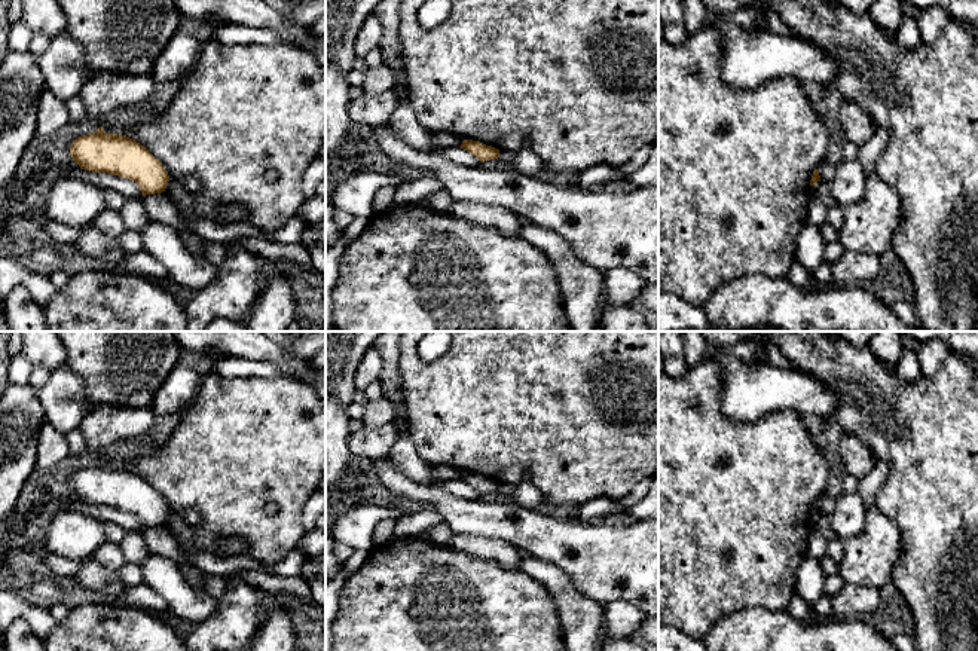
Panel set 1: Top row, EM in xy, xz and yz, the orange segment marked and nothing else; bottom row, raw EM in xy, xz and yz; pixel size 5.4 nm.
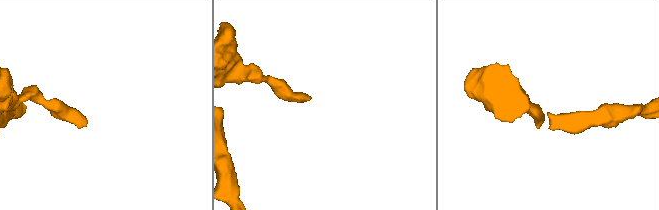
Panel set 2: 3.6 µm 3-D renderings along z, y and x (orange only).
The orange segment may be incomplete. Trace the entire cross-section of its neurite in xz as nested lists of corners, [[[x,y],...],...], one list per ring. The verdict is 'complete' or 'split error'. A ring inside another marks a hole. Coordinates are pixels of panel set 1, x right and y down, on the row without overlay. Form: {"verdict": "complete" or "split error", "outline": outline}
{"verdict": "complete", "outline": [[[464,473],[459,480],[465,482],[471,488],[474,488],[480,495],[499,490],[499,483],[498,482],[495,482],[492,479],[486,479],[480,474]]]}

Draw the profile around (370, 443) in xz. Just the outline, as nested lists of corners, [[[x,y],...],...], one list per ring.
[[[394,424],[386,427],[363,427],[348,435],[348,447],[352,455],[366,459],[386,458],[398,440],[400,434]]]

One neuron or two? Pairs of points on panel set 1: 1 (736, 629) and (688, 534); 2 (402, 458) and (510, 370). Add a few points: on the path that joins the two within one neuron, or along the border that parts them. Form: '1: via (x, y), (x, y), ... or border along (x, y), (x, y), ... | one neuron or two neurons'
1: border along (763, 607), (732, 611), (721, 617), (705, 635) | two neurons
2: border along (407, 436), (416, 454), (430, 467) | two neurons

